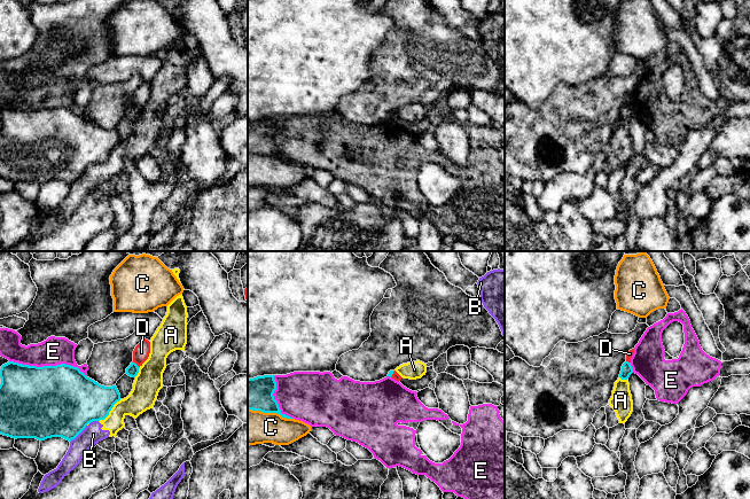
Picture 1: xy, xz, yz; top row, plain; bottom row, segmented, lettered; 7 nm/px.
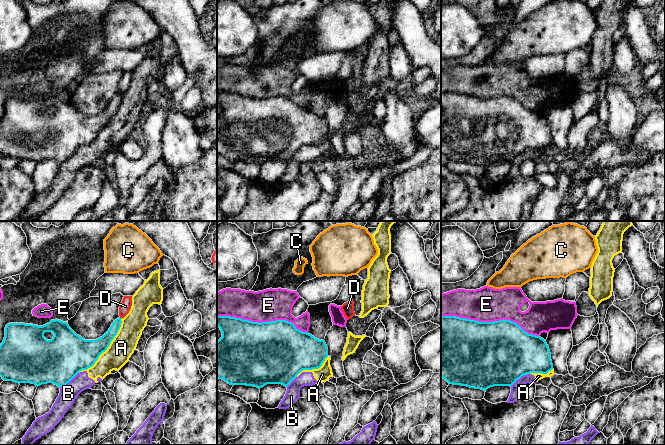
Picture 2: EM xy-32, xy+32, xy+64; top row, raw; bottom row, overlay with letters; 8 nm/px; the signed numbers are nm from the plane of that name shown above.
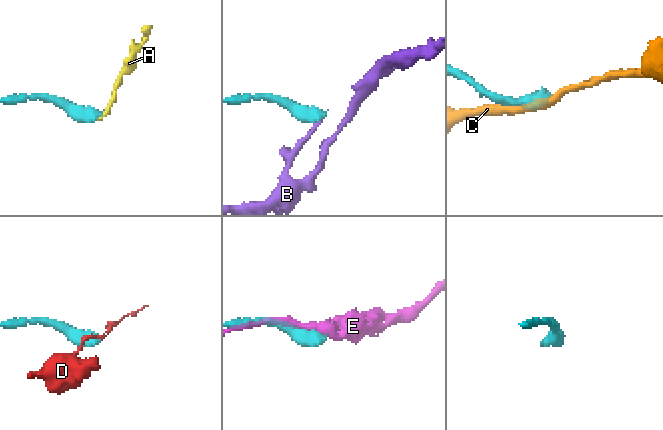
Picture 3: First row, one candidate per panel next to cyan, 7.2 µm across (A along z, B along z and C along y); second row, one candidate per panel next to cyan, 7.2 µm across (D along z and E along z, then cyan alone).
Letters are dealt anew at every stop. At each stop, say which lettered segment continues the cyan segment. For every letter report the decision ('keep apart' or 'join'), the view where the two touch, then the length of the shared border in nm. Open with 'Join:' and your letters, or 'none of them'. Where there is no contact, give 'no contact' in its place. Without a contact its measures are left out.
Join: none of them
A: keep apart; meets cyan in xy; contact 220 nm long
B: keep apart; meets cyan in xy; contact 170 nm long
C: keep apart; meets cyan in xz; contact 320 nm long
D: keep apart; meets cyan in xy; contact 70 nm long
E: keep apart; meets cyan in xy; contact 550 nm long

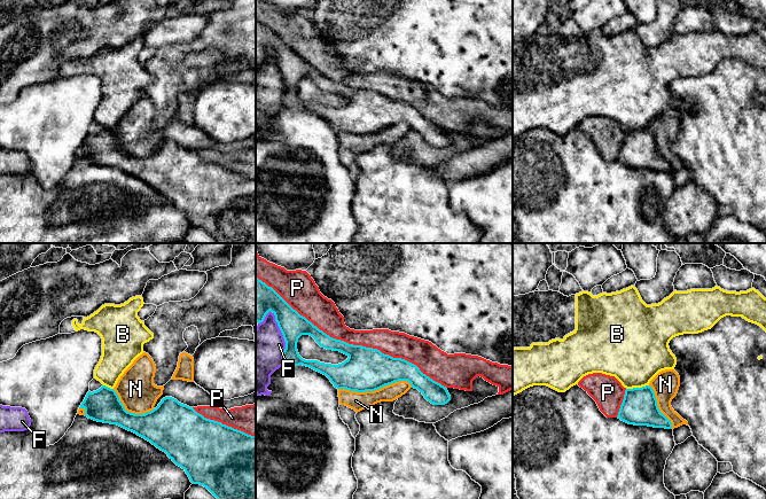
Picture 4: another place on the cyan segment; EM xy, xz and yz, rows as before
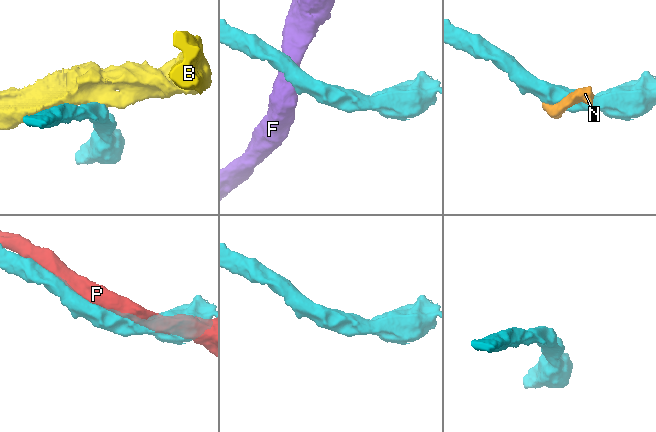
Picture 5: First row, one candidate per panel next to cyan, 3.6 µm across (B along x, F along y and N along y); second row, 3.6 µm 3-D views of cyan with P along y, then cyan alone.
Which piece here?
Join: none of them
B: keep apart; meets cyan in yz; contact 160 nm long
F: keep apart; meets cyan in xz; contact 380 nm long
N: keep apart; meets cyan in xz; contact 500 nm long
P: keep apart; meets cyan in xz; contact 1550 nm long

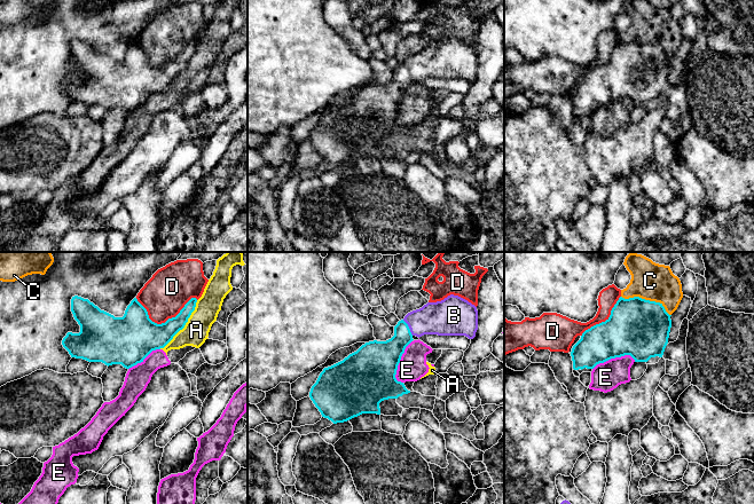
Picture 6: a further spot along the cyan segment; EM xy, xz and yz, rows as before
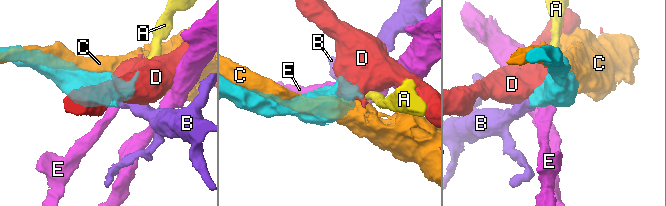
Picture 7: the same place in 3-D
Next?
Join: B
A: keep apart; meets cyan in xy; contact 440 nm long
B: join; meets cyan in xz; contact 130 nm long
C: keep apart; meets cyan in yz; contact 380 nm long
D: keep apart; meets cyan in xy; contact 440 nm long
E: keep apart; meets cyan in xz; contact 320 nm long

